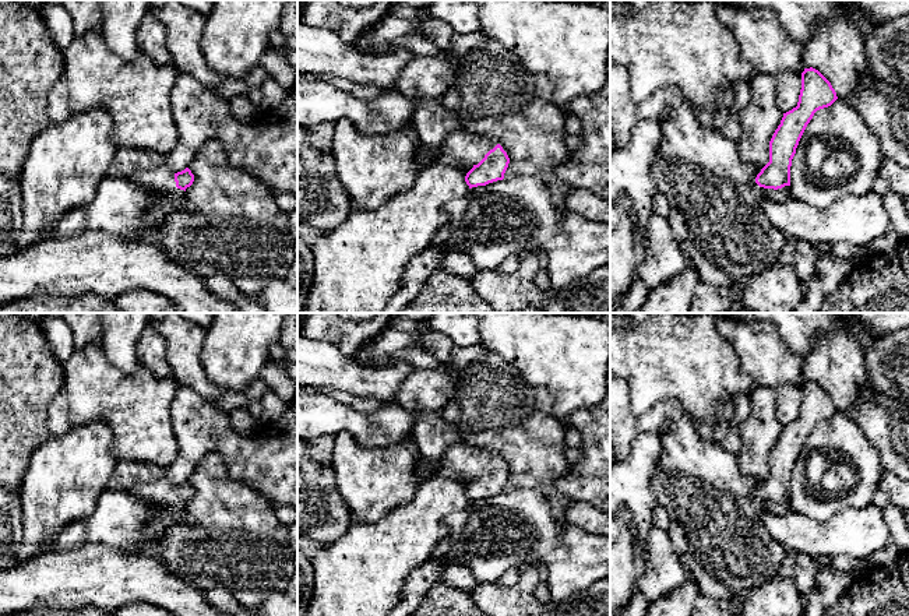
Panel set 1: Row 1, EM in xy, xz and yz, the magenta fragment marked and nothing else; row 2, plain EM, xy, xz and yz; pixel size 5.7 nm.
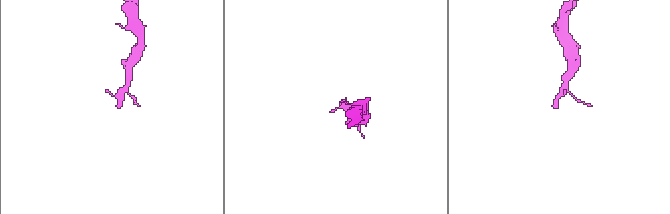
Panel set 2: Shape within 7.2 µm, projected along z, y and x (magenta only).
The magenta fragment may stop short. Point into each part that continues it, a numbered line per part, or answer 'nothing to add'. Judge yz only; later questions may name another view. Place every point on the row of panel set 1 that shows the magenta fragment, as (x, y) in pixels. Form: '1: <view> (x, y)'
nothing to add

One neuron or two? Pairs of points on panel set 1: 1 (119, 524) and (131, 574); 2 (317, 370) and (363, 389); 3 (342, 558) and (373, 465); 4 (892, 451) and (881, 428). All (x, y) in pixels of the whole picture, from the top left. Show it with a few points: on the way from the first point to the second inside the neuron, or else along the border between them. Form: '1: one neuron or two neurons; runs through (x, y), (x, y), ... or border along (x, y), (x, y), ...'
1: two neurons; border along (94, 542), (126, 551)
2: one neuron; runs through (328, 370), (337, 370), (352, 377)
3: two neurons; border along (387, 513), (374, 521), (353, 523)
4: one neuron; runs through (892, 446), (892, 439), (887, 433)

